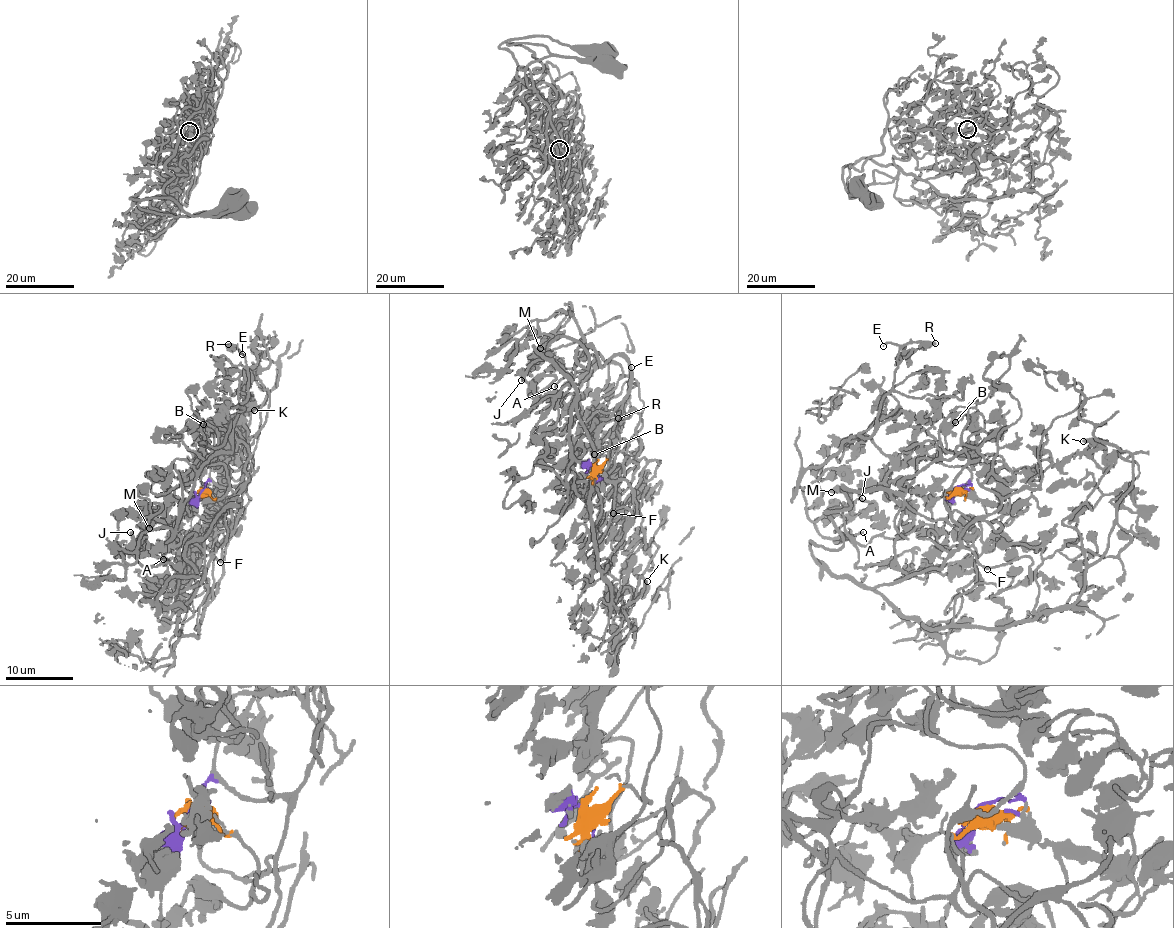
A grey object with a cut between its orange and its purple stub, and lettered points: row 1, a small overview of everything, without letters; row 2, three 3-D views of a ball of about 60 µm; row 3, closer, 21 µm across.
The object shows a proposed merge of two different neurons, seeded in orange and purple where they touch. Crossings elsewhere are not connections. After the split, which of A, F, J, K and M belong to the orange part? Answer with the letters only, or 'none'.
A, J, M

